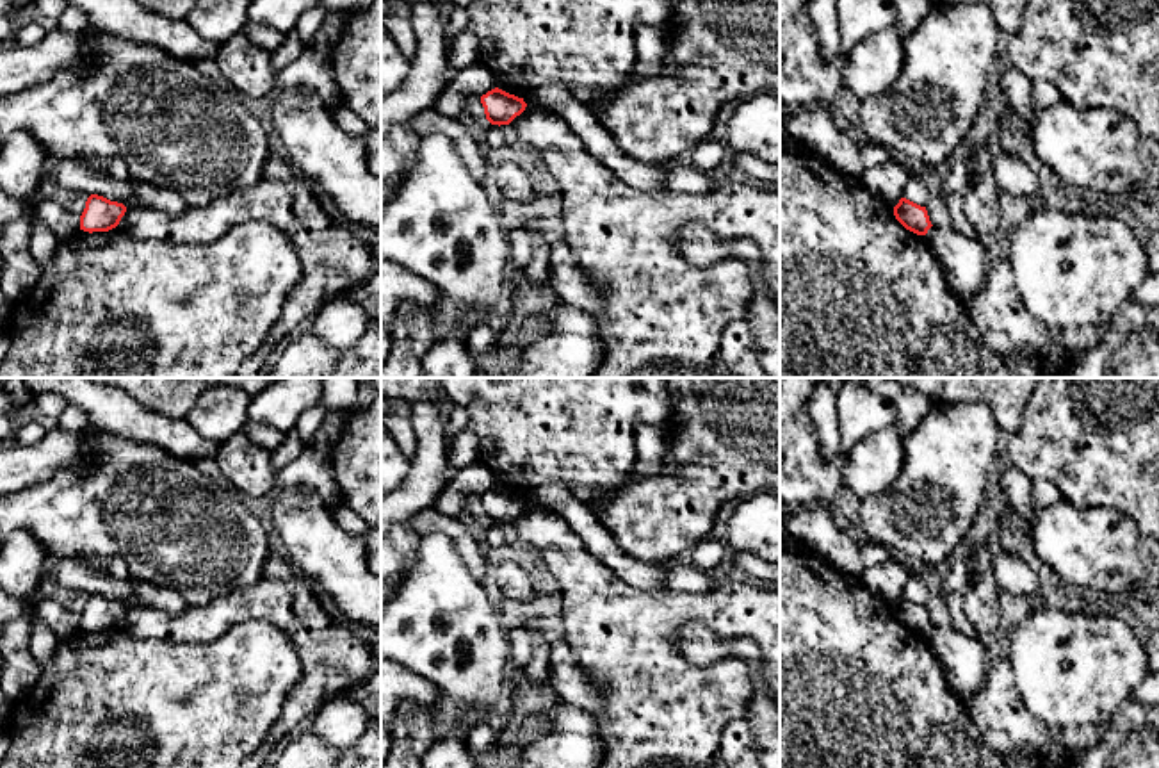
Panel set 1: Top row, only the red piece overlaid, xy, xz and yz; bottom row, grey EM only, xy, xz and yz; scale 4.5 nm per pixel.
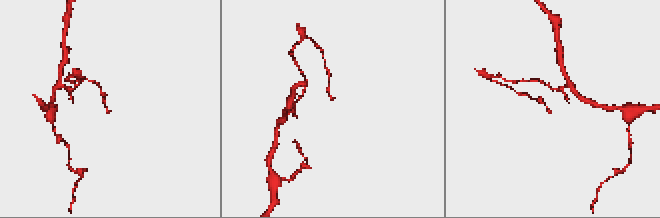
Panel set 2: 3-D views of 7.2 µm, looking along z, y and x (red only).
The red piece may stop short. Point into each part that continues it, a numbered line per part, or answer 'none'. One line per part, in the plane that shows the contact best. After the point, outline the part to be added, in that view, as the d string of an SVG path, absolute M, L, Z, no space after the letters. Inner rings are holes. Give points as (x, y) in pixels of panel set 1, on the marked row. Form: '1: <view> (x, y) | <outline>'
none

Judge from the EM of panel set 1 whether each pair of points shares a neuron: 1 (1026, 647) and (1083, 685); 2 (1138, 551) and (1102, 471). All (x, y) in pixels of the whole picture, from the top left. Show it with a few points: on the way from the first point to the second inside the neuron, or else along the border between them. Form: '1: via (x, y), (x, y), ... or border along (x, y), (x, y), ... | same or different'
1: via (1040, 654), (1061, 676), (1069, 676) | same
2: border along (1081, 506), (1117, 508), (1140, 530) | different

